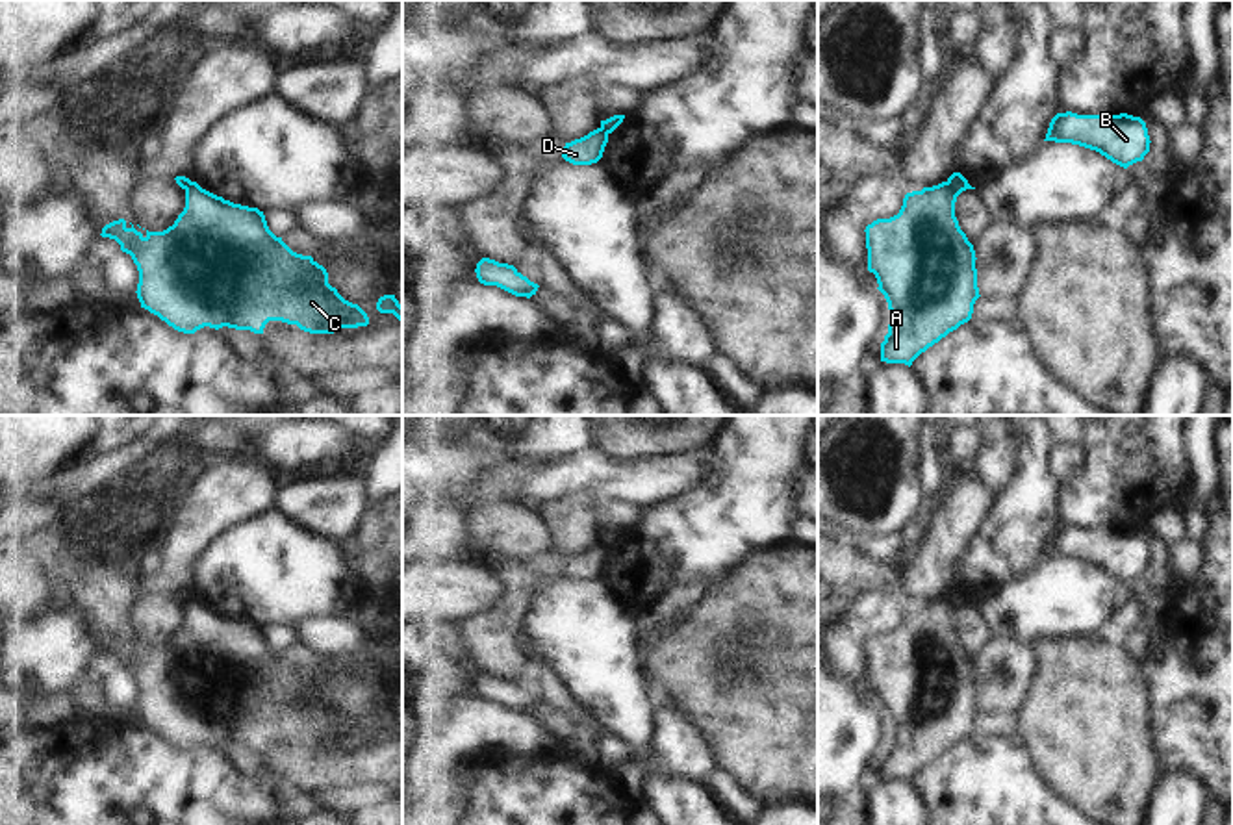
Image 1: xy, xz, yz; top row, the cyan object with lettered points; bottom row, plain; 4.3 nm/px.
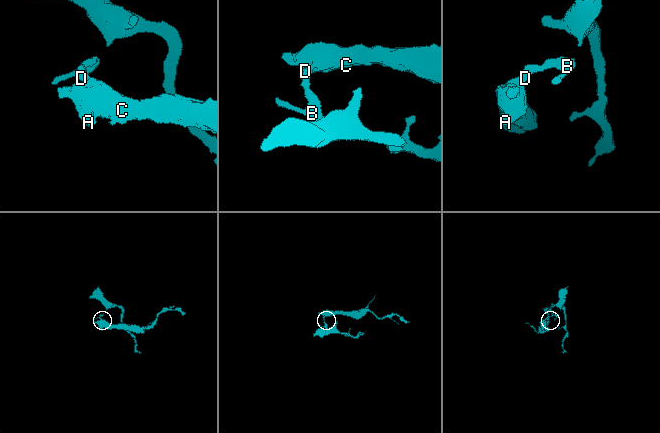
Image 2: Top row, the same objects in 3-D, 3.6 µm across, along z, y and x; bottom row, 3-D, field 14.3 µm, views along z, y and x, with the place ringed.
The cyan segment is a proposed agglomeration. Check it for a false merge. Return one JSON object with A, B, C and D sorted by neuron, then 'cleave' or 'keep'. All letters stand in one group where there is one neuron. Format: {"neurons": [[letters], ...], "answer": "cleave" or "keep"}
{"neurons": [["A", "C"], ["B", "D"]], "answer": "cleave"}

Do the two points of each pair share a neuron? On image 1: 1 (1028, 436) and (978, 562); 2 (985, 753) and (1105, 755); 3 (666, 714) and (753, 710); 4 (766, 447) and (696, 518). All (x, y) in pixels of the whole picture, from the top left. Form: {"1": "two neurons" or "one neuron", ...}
{"1": "one neuron", "2": "two neurons", "3": "two neurons", "4": "one neuron"}

